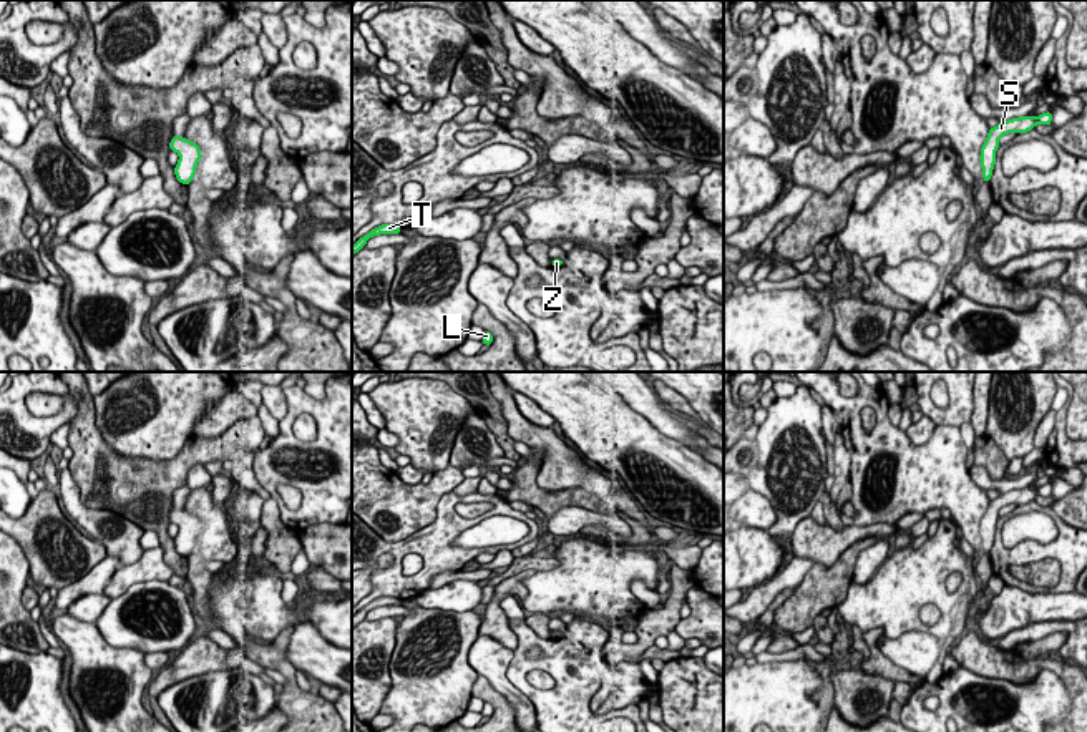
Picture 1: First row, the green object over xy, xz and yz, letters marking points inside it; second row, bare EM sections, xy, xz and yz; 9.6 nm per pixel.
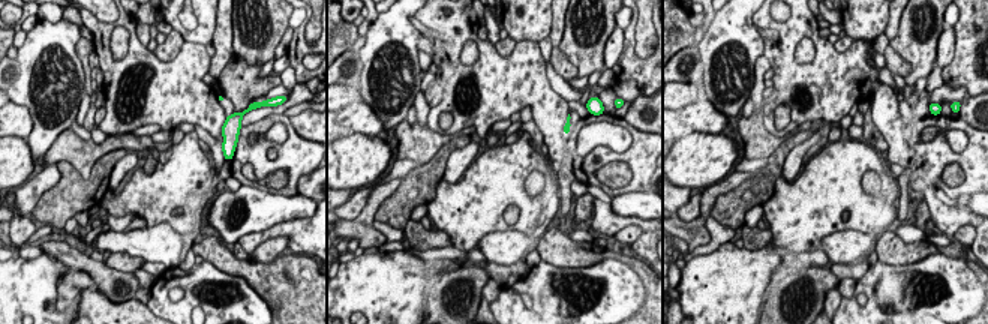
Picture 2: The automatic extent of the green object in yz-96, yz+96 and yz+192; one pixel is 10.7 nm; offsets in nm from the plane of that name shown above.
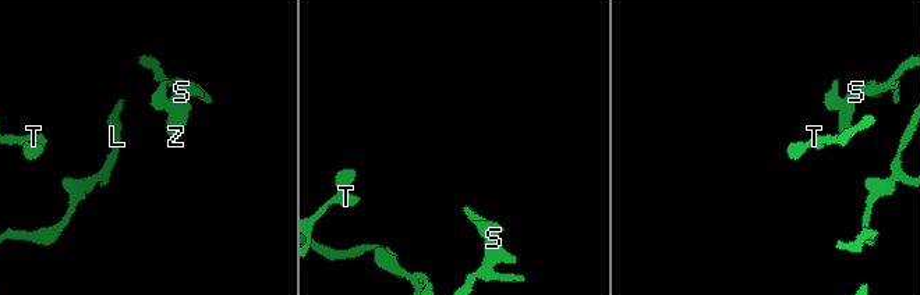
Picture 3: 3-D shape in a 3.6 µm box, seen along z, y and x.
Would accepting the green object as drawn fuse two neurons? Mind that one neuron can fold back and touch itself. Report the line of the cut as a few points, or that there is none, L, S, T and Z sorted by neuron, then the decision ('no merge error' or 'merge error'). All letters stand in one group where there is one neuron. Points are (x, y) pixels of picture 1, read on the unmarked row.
no cut; L S T Z; no merge error

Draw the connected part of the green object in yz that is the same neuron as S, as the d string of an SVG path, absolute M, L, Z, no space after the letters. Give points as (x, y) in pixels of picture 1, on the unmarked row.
M1046 483L1036 490L1032 488L1019 488L1019 490L1012 490L1007 493L1001 493L997 498L989 500L987 510L981 520L981 539L982 539L982 553L989 554L991 548L992 548L992 541L996 536L996 523L999 520L999 510L1007 506L1007 505L1027 505L1031 501L1034 501L1036 496L1052 496L1052 483Z

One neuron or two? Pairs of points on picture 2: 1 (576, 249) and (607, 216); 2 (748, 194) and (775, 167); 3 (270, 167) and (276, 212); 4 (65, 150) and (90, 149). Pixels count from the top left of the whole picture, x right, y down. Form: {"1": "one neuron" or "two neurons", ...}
{"1": "two neurons", "2": "one neuron", "3": "two neurons", "4": "one neuron"}

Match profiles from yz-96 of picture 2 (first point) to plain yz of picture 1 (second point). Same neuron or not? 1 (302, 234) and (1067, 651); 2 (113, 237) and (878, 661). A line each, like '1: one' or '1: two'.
1: one
2: two

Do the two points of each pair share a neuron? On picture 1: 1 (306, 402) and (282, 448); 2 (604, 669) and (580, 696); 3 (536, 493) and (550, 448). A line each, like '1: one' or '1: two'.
1: one
2: two
3: two

